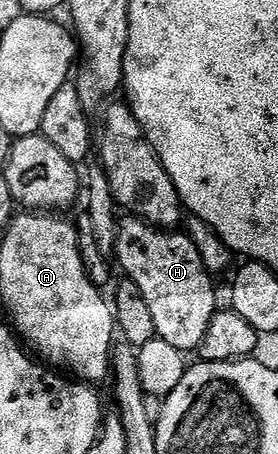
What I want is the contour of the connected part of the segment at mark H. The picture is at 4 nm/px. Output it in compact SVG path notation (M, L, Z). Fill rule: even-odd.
M124 217L119 220L114 259L131 279L138 292L144 291L142 302L150 305L154 316L156 338L174 345L185 353L195 352L210 329L210 321L218 310L216 287L212 284L210 268L202 263L198 248L188 234L176 229L151 226L143 219Z

